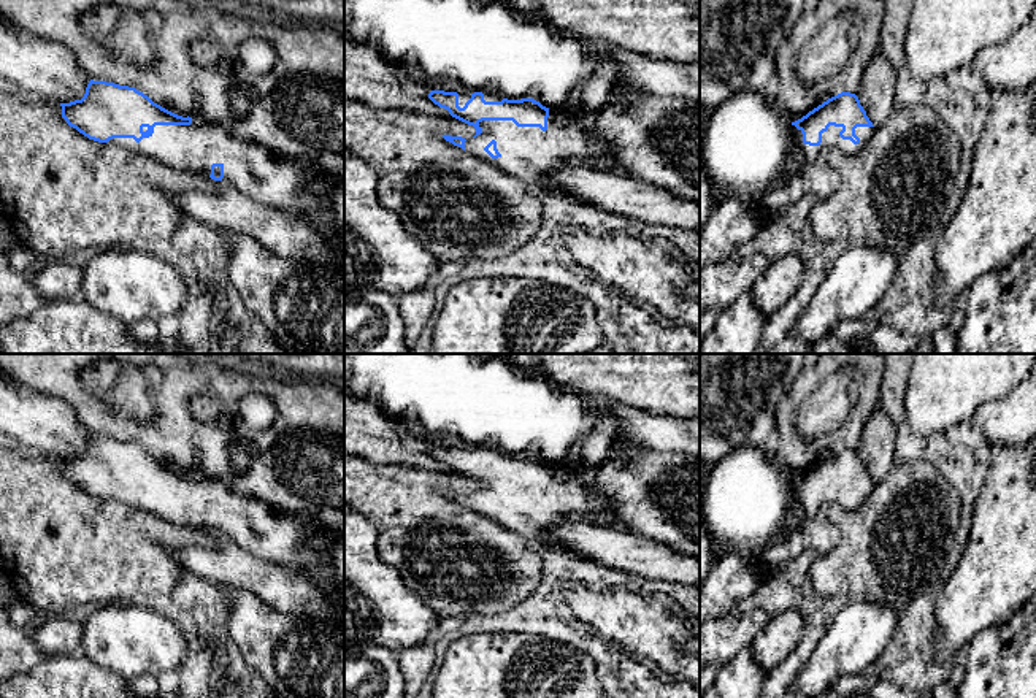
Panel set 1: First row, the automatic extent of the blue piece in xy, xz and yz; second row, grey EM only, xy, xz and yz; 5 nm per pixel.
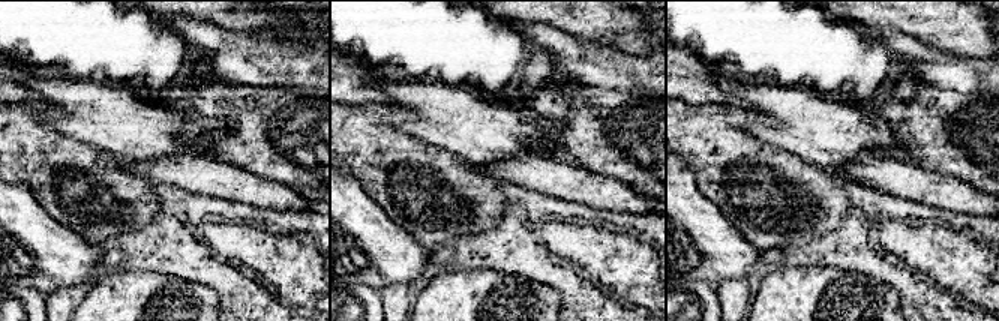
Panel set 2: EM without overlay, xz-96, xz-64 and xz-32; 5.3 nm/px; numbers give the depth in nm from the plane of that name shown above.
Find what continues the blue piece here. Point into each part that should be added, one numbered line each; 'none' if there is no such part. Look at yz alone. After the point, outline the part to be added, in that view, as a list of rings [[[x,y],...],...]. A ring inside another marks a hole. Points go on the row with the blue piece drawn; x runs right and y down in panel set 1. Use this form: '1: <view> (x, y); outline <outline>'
1: yz (830, 140); outline [[[795,125],[793,127],[793,136],[795,144],[801,149],[804,160],[812,162],[819,157],[822,151],[838,149],[844,155],[852,155],[865,149],[868,144],[874,127],[857,127],[855,135],[860,138],[858,144],[854,144],[850,140],[842,140],[839,136],[839,132],[842,127],[830,125],[827,132],[822,133],[822,143],[819,146],[809,146],[803,143],[803,133]]]

